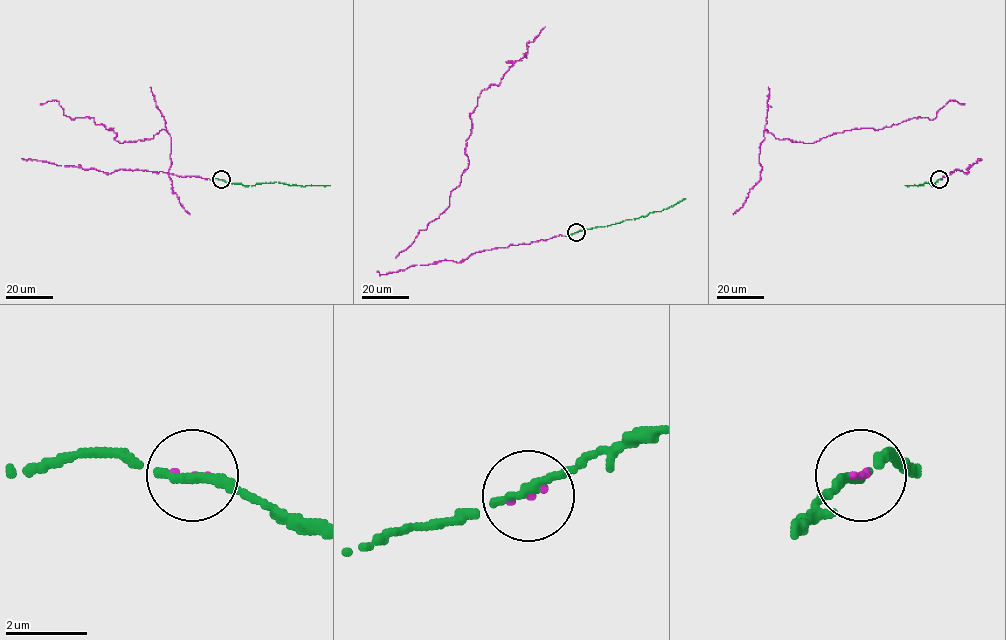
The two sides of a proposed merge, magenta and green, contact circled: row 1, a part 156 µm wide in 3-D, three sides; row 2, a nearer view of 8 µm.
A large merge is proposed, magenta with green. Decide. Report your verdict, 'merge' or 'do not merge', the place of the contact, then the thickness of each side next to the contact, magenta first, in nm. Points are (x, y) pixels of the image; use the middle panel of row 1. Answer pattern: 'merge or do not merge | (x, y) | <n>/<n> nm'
merge | (576, 232) | 140/240 nm

